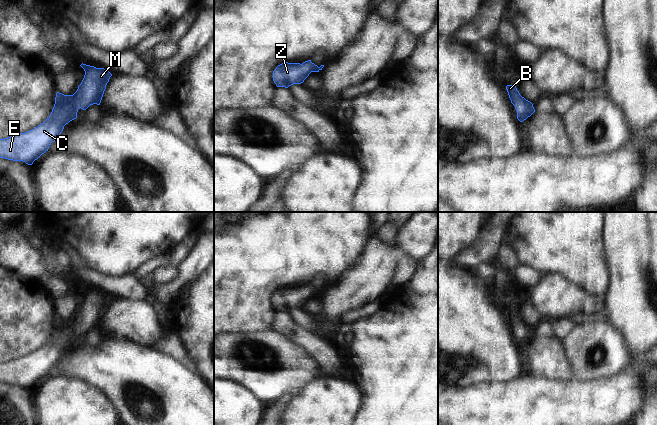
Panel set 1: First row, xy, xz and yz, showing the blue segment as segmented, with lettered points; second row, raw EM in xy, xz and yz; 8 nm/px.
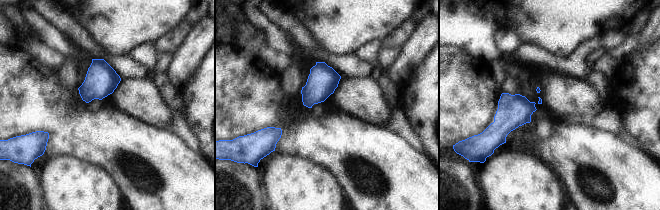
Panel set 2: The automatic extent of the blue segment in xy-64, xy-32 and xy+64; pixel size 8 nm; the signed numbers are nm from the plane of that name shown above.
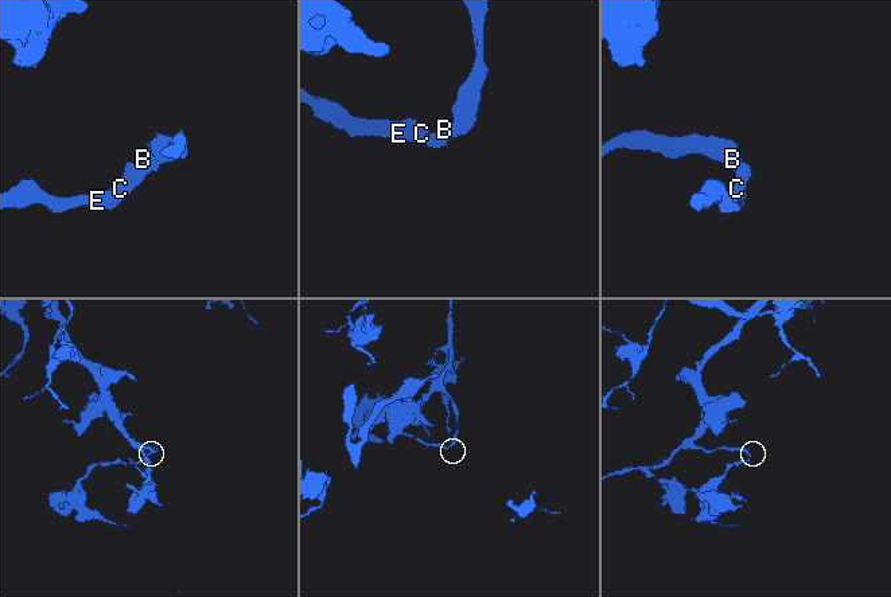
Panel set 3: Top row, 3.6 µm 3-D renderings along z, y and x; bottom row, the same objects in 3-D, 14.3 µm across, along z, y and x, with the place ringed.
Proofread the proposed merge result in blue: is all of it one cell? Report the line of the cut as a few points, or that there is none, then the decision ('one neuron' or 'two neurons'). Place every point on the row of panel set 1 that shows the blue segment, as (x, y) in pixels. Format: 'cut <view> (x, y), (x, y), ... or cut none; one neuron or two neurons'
cut none; one neuron

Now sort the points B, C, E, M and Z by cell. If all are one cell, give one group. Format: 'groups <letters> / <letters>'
groups B C E M Z

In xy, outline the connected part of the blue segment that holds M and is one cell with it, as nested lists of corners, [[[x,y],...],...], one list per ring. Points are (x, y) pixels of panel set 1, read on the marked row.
[[[83,63],[80,66],[85,75],[77,91],[73,95],[57,92],[52,112],[43,123],[25,133],[0,139],[0,158],[32,165],[59,138],[64,126],[77,118],[79,108],[100,105],[112,74],[104,68]]]

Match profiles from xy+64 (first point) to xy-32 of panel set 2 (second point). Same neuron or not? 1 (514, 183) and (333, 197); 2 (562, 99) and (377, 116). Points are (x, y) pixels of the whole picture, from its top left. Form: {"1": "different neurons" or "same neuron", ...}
{"1": "same neuron", "2": "same neuron"}

